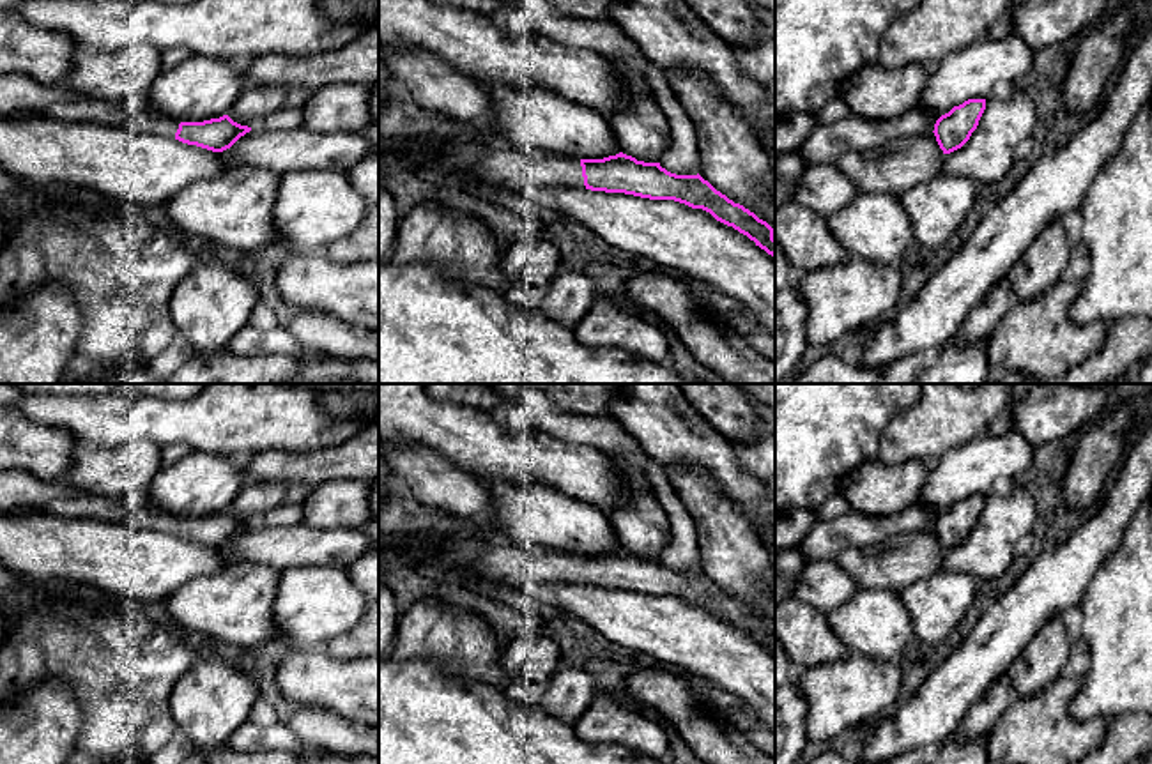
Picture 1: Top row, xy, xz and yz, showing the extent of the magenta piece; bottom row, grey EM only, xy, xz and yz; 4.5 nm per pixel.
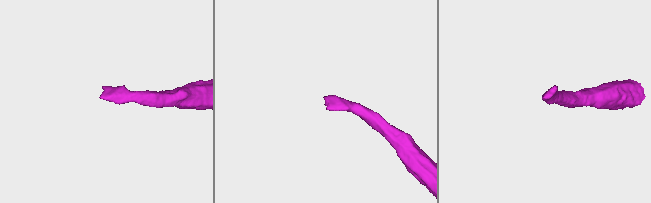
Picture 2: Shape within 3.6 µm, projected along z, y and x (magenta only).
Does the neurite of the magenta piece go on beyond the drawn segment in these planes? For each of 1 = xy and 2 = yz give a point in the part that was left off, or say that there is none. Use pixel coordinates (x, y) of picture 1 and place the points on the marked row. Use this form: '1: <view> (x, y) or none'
1: xy (34, 62)
2: none

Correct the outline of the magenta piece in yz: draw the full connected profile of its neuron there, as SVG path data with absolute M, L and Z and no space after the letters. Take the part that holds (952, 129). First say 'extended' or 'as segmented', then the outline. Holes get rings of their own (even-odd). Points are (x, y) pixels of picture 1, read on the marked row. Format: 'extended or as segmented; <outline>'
as segmented; M968 99L936 120L933 133L943 154L961 149L970 140L984 110L986 99Z

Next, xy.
extended; M0 9L0 117L37 115L138 127L212 152L230 149L251 131L228 115L177 122L154 113L143 101L129 106L83 97L65 85L80 53L71 35L35 27L12 9Z

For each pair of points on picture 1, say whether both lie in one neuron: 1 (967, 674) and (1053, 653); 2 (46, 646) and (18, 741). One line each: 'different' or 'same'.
1: different
2: different

